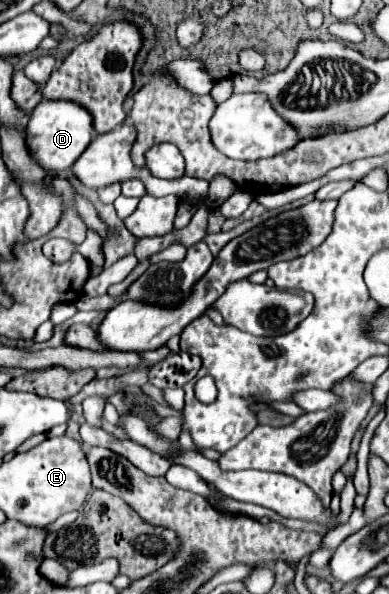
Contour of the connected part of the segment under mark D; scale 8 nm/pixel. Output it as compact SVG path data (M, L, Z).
M42 100L30 114L30 122L26 128L28 134L28 148L30 156L44 168L64 172L70 168L80 154L88 148L94 136L92 116L86 108L70 100Z

